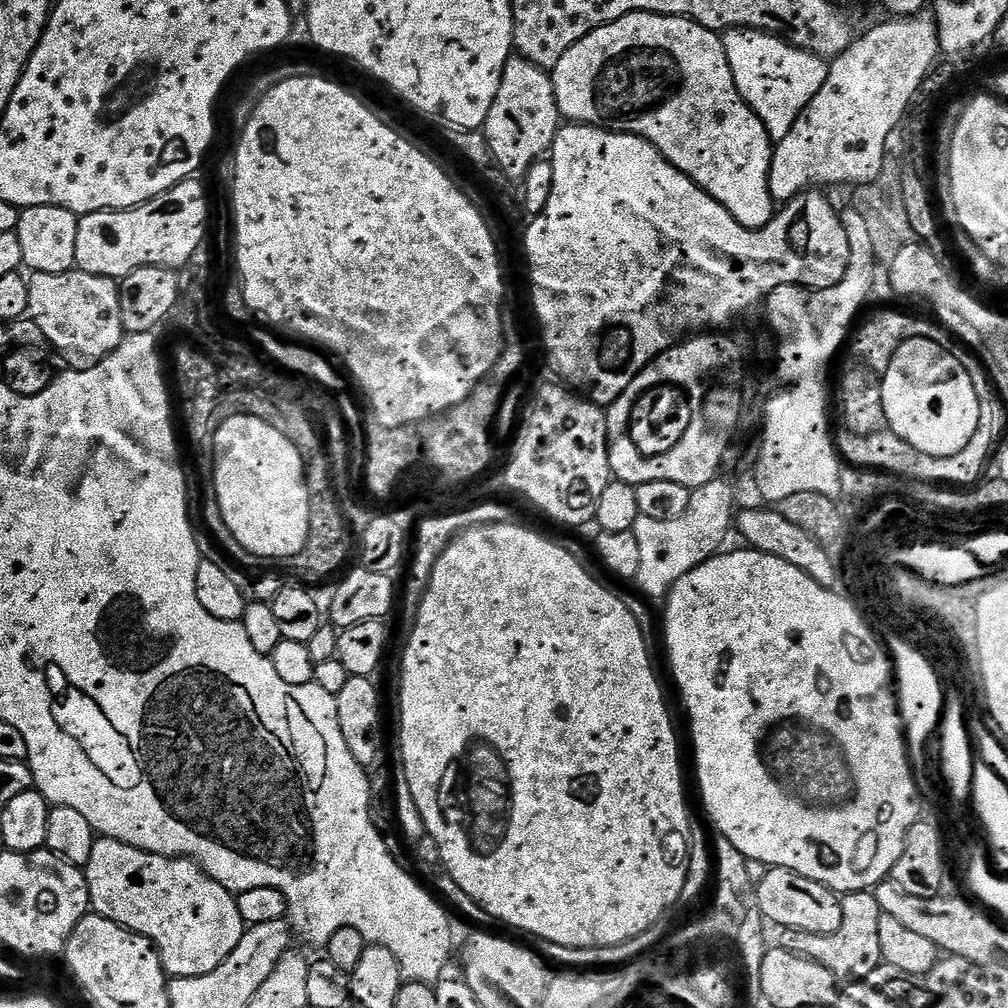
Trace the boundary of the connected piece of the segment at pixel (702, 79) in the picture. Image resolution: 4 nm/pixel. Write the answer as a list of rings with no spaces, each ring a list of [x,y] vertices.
[[[649,12],[626,14],[606,26],[586,34],[586,38],[574,42],[574,46],[570,46],[570,50],[566,50],[566,54],[562,54],[558,66],[551,69],[550,75],[556,95],[556,105],[565,121],[595,124],[607,128],[610,132],[629,132],[632,136],[642,137],[646,142],[653,144],[679,172],[689,176],[703,192],[714,197],[744,228],[753,230],[765,228],[772,220],[774,201],[768,190],[768,175],[770,174],[774,142],[768,136],[768,131],[762,126],[758,116],[750,110],[747,102],[742,98],[742,94],[738,94],[738,86],[734,86],[734,74],[730,70],[730,62],[726,58],[724,41],[717,33],[686,16],[663,16]]]

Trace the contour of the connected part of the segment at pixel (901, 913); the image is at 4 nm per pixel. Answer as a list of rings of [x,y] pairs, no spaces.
[[[899,890],[893,893],[890,915],[898,918],[902,926],[930,938],[930,942],[934,942],[934,946],[940,949],[941,953],[966,958],[975,964],[986,964],[999,957],[996,955],[1003,950],[1003,930],[995,924],[997,921],[987,911],[981,910],[971,899],[963,900],[960,896],[948,896],[949,894],[941,894],[934,898],[918,898],[914,894],[906,894]]]

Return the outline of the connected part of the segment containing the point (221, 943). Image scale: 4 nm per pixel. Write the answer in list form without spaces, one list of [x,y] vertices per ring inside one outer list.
[[[100,838],[90,854],[86,875],[91,911],[150,938],[169,977],[210,974],[210,970],[218,970],[218,966],[230,958],[234,946],[242,942],[246,925],[242,914],[238,914],[236,896],[214,882],[214,878],[207,876],[193,860],[182,856],[159,856],[138,850],[126,842]]]

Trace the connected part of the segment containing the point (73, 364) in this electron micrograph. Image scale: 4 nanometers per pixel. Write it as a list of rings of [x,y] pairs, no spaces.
[[[73,270],[62,274],[34,272],[27,277],[27,281],[30,290],[28,316],[34,322],[38,322],[47,347],[49,349],[52,347],[68,363],[65,365],[69,369],[78,372],[90,370],[94,366],[98,366],[98,362],[105,360],[123,342],[126,333],[122,326],[120,286],[113,277]]]

